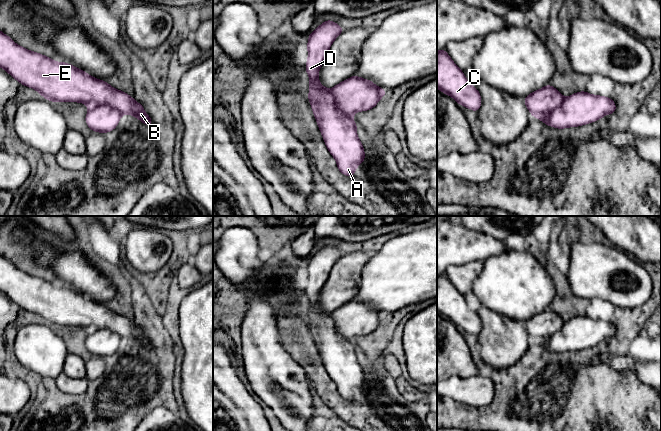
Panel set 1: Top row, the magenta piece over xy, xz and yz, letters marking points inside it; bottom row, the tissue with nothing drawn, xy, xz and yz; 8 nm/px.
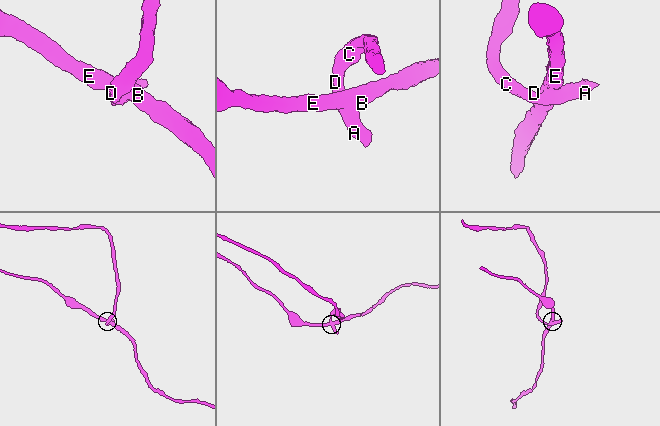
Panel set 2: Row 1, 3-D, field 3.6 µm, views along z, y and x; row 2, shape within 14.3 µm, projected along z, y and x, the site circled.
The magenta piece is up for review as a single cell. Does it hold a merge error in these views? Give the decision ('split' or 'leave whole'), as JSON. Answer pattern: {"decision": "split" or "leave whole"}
{"decision": "split"}

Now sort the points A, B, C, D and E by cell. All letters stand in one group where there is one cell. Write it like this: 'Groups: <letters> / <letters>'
Groups: A C D / B E

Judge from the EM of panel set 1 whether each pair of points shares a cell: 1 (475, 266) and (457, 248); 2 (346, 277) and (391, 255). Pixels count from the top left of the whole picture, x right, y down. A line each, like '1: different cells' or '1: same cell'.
1: different cells
2: different cells

